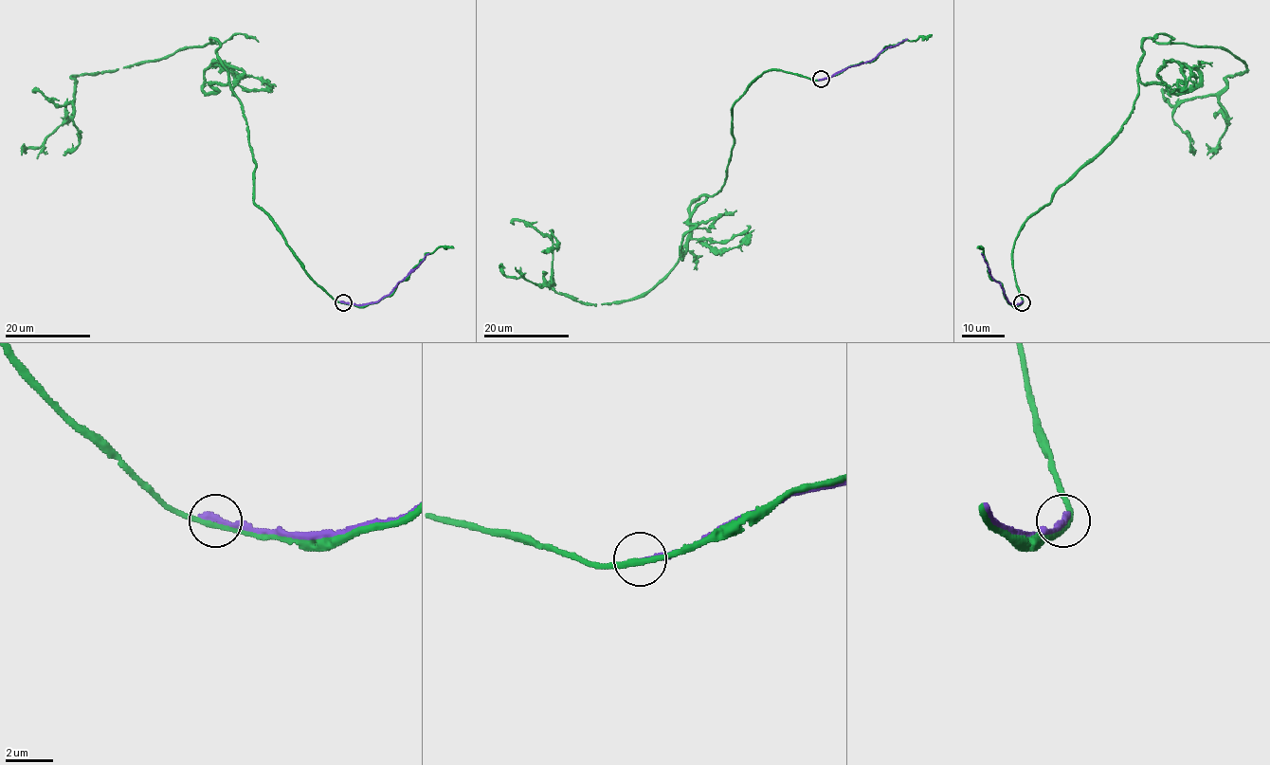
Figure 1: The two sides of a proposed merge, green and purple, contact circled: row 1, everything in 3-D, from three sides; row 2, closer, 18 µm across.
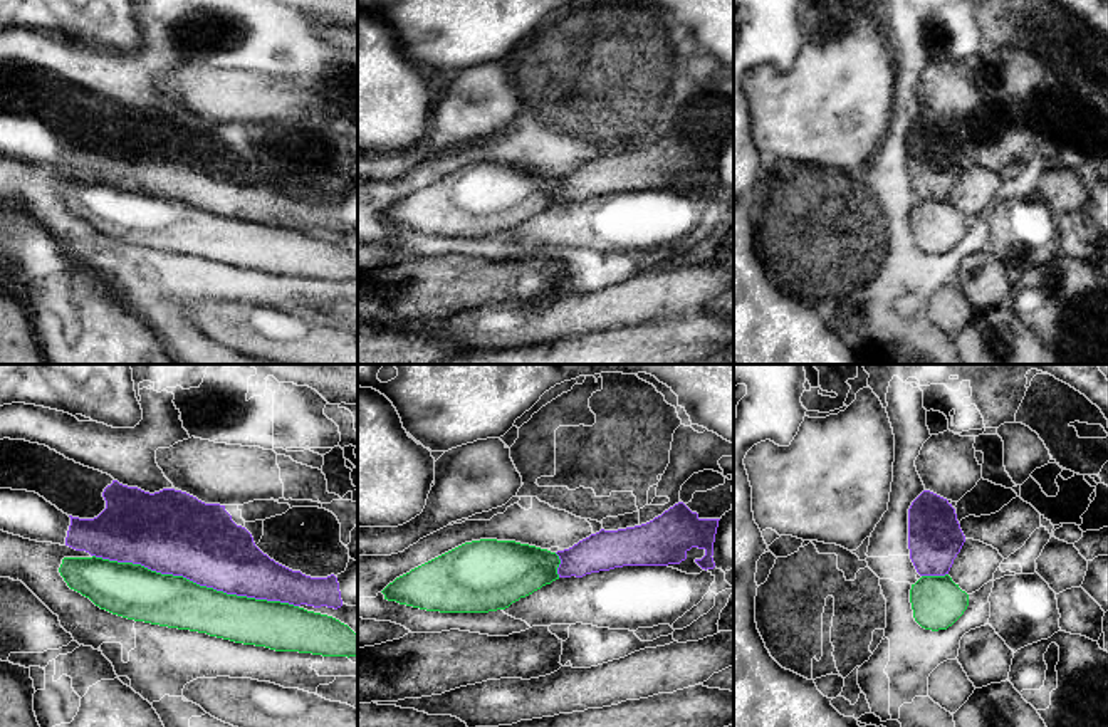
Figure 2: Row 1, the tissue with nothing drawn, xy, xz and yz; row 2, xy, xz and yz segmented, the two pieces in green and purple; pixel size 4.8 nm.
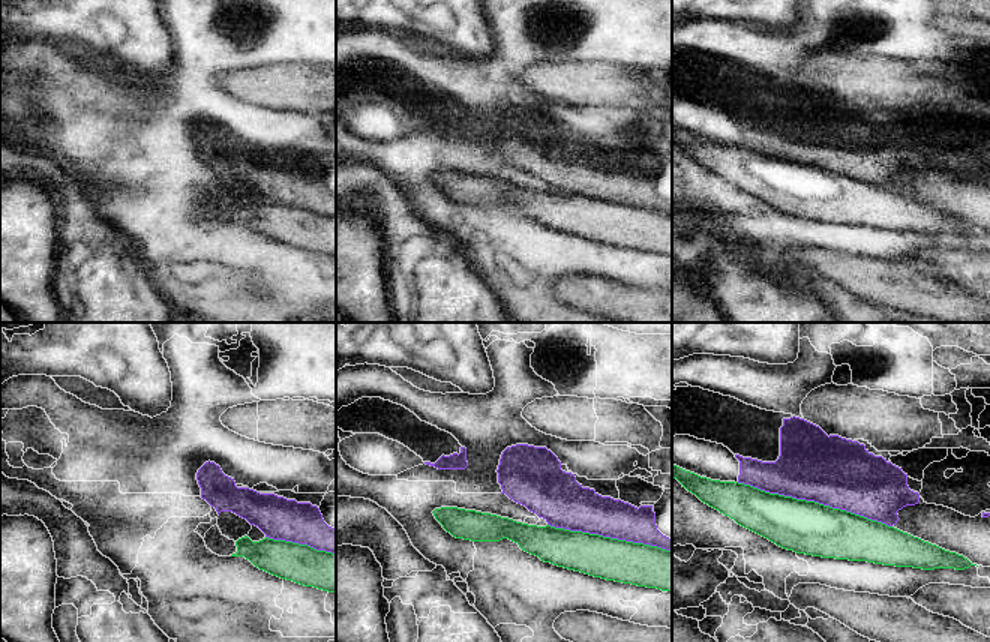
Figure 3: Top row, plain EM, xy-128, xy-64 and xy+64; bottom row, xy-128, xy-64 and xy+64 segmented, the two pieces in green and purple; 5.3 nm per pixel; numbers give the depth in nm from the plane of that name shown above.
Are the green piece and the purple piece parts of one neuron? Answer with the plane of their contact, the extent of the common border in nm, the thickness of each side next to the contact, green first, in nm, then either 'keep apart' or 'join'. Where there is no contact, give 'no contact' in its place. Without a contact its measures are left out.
meets green in xy; contact 1000 nm long; 260 nm thick on the green side, 380 nm on the other; keep apart

